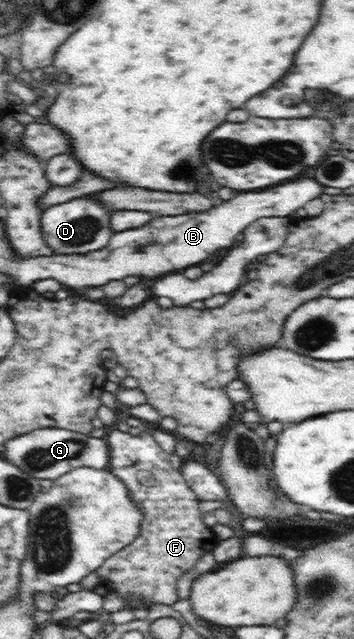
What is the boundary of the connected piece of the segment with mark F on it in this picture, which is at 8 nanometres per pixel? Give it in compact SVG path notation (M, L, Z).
M112 430L106 437L110 462L107 470L122 480L122 484L129 491L129 498L142 511L142 523L138 527L138 534L117 554L107 558L98 567L95 575L100 577L101 583L110 585L110 591L123 601L141 601L146 607L163 604L172 605L177 601L177 581L185 573L189 573L203 555L211 553L220 541L211 529L205 525L199 510L199 498L184 480L180 469L169 461L170 454L151 437L147 431L140 436L131 436L127 432Z

